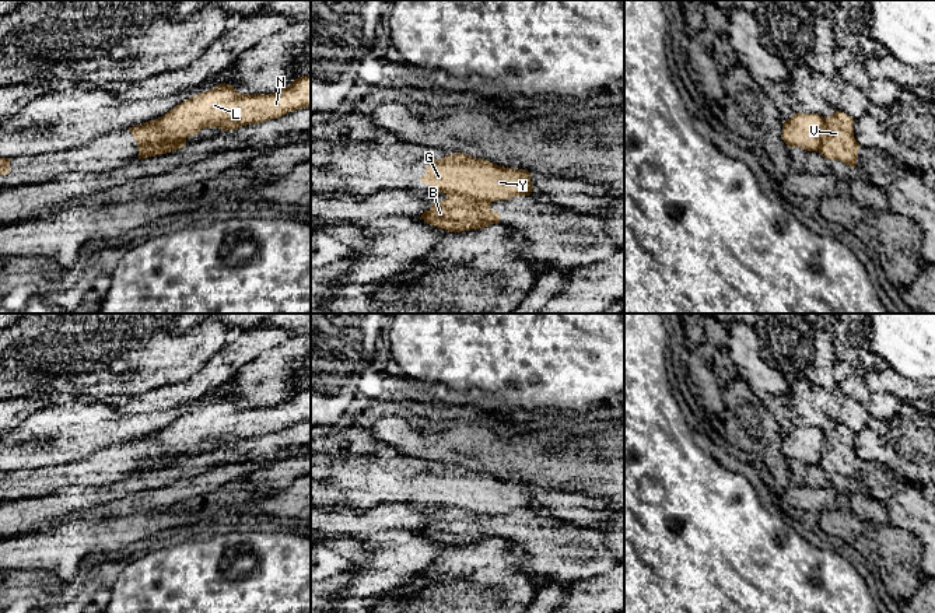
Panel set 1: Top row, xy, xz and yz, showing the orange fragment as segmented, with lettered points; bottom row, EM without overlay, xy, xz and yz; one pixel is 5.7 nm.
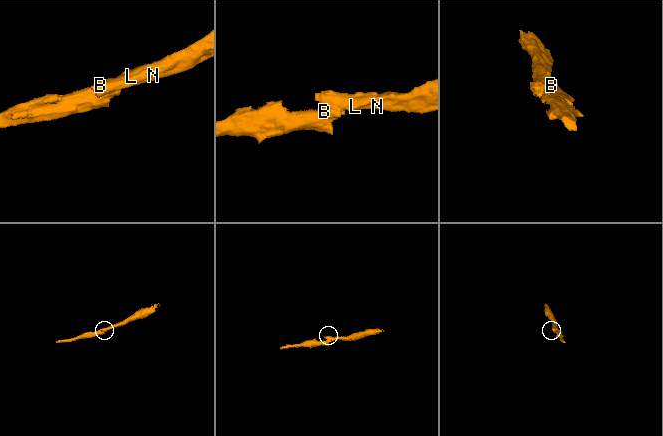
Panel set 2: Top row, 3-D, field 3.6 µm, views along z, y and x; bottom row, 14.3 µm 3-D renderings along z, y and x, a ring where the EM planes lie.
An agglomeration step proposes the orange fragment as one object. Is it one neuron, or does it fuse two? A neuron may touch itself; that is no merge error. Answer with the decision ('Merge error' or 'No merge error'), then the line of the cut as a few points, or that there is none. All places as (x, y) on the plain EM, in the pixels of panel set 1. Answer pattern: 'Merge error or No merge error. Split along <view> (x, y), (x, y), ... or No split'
Merge error. Split along xz (447, 505), (490, 515)

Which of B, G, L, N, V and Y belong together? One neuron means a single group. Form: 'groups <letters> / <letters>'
groups B V / G L N Y

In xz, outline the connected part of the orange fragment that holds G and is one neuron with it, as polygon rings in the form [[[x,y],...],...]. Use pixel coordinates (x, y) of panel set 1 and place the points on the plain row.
[[[454,466],[427,479],[420,494],[430,500],[428,505],[497,515],[529,509],[533,502],[530,488],[525,483],[504,481],[483,472]]]

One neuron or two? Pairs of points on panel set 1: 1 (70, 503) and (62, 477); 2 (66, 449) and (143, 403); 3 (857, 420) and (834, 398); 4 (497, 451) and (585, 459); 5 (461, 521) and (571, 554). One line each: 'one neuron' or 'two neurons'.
1: two neurons
2: two neurons
3: one neuron
4: one neuron
5: one neuron

